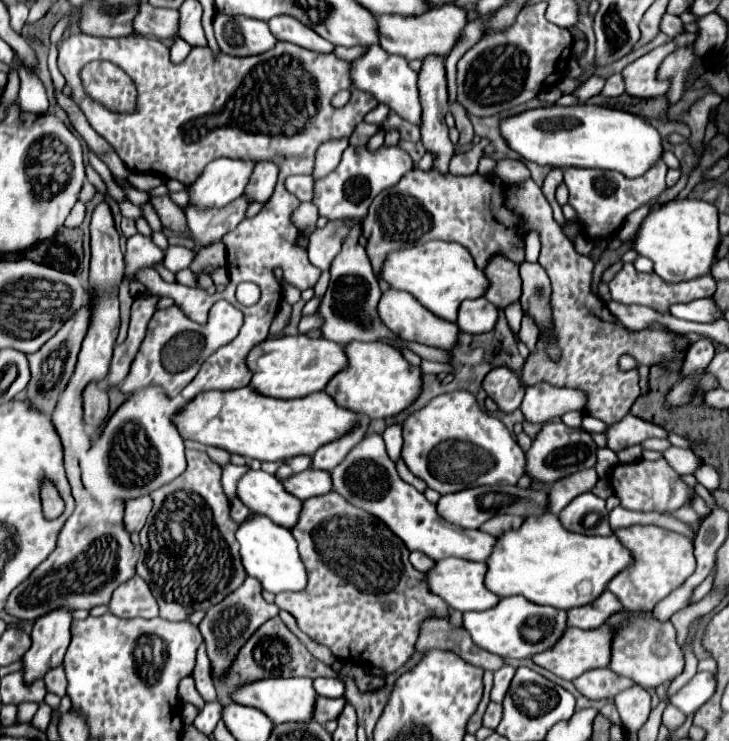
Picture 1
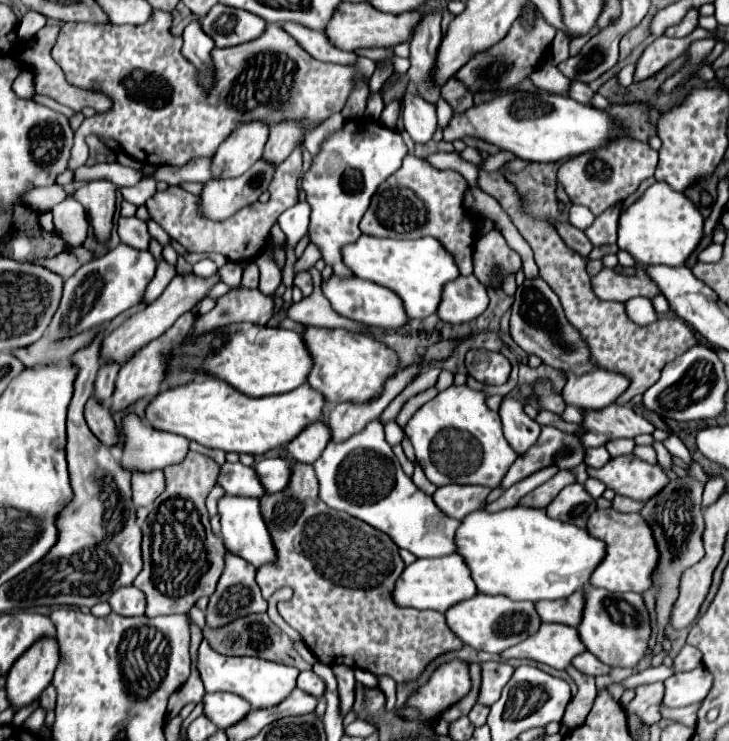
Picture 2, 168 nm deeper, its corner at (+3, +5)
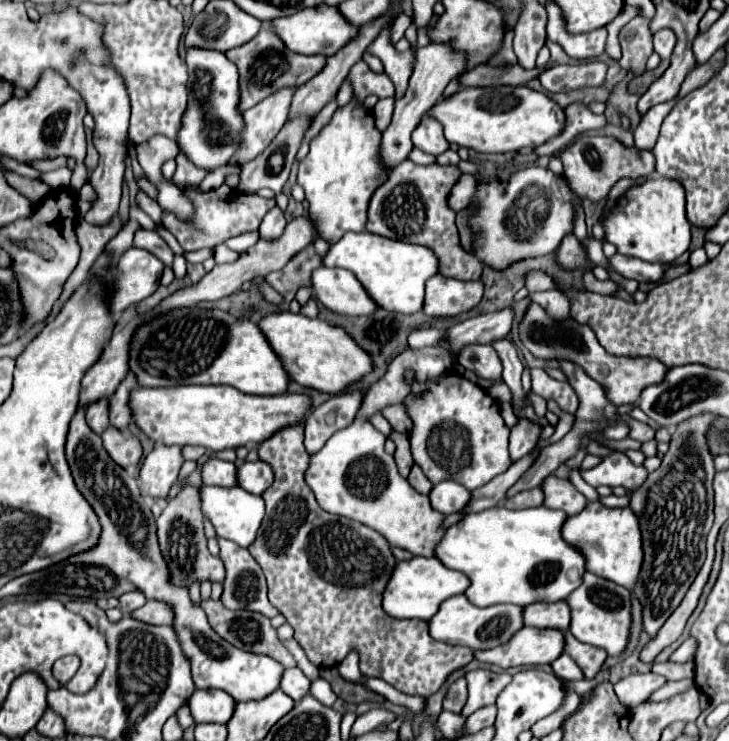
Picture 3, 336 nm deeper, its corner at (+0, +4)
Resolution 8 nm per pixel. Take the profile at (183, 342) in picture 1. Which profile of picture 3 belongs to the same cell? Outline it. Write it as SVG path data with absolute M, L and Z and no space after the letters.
M129 372L127 374L127 378L123 380L123 384L119 384L119 388L115 390L115 394L109 398L109 422L117 428L117 430L121 430L121 432L125 432L127 430L127 426L129 426L129 422L131 422L131 408L129 408L129 392L131 392L131 388L135 388L137 386L137 380L135 380L135 376Z

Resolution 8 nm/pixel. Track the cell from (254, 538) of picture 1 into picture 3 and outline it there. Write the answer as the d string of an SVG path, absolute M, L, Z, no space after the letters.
M205 484L199 488L199 494L201 494L201 512L213 524L219 538L231 540L243 548L247 548L255 540L255 532L259 530L263 514L265 514L265 506L263 506L261 496L249 494L239 486L215 488L215 486L205 486Z

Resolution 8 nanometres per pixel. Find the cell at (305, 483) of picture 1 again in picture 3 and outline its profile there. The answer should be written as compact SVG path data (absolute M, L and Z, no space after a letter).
M257 460L257 462L243 462L237 466L239 486L251 494L261 494L267 490L273 482L273 470L269 464Z

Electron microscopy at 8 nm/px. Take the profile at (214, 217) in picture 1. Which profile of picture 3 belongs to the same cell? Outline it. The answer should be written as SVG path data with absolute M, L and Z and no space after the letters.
M285 124L255 160L243 164L239 190L247 194L255 194L261 188L281 192L309 126L311 124Z

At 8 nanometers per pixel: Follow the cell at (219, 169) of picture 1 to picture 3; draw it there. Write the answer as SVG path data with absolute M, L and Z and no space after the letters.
M283 88L243 112L245 118L243 140L231 164L245 164L253 160L257 154L261 154L263 148L269 146L269 142L277 136L277 132L287 122L287 112L293 94L295 88Z

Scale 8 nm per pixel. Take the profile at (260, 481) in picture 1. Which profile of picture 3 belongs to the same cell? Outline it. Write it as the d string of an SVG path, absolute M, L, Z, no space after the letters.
M209 458L201 466L201 478L203 478L203 484L231 488L231 486L237 486L237 466L233 462Z

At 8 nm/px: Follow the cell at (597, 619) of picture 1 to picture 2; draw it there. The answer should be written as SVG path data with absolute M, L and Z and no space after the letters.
M580 589L568 599L540 601L536 603L536 609L546 623L564 623L578 627L580 619L584 617L584 591Z

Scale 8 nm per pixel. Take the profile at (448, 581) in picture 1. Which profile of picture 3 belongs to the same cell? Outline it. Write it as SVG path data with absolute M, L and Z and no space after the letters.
M413 556L411 560L395 564L395 572L391 574L391 580L387 582L387 588L383 592L383 610L393 618L429 620L443 600L455 594L463 594L467 586L469 580L465 574L445 568L437 558Z

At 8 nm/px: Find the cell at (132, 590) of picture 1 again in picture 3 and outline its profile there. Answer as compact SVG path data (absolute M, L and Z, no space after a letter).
M127 592L127 594L123 594L121 598L119 598L119 602L121 602L121 612L123 614L131 614L133 610L137 610L137 608L141 608L145 602L147 602L147 598L141 594L141 592Z

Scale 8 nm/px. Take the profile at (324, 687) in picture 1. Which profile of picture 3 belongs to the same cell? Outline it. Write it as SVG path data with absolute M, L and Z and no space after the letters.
M287 668L279 682L279 688L295 702L299 702L305 694L309 694L309 686L311 686L311 680L299 668Z

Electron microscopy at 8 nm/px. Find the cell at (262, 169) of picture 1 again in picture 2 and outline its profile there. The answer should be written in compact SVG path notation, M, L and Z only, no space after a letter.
M280 123L274 129L270 129L270 137L264 147L262 159L280 165L298 143L300 143L300 127L296 123Z

